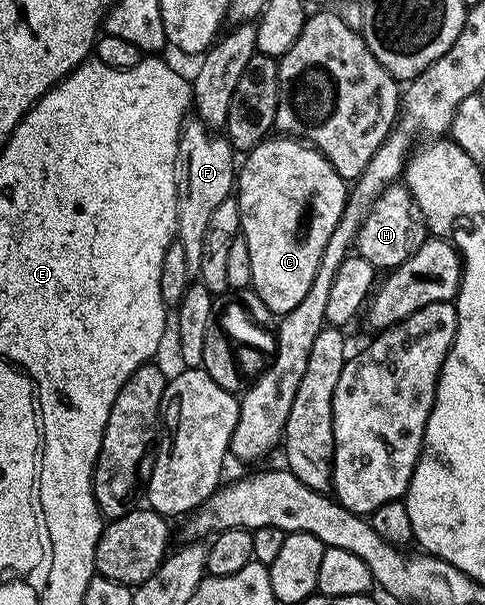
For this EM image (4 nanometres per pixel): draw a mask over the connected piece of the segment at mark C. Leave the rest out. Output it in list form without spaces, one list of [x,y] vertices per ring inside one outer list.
[[[283,134],[275,138],[263,140],[243,157],[234,198],[240,211],[240,236],[250,252],[250,288],[272,312],[283,314],[306,298],[350,188],[311,144]]]

